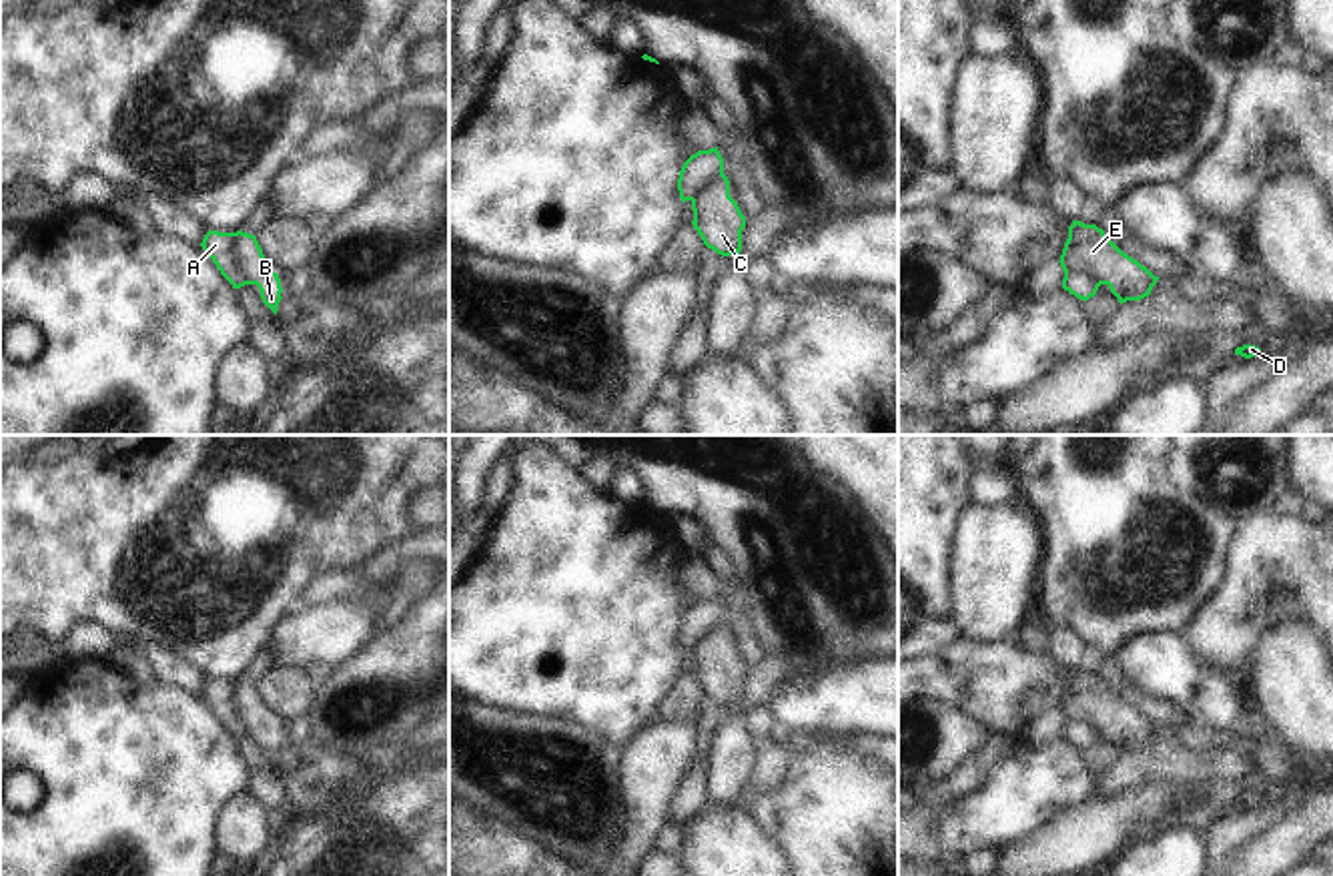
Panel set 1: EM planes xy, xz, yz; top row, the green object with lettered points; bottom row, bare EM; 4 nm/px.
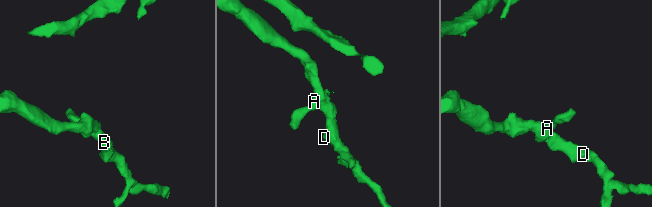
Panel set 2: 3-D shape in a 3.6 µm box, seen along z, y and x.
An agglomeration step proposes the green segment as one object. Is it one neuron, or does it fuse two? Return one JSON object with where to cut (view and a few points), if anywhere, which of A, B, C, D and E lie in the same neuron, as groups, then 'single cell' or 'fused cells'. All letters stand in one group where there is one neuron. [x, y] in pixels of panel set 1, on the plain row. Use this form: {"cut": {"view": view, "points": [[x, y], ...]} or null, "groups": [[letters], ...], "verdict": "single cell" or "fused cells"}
{"cut": {"view": "xy", "points": [[233, 682], [233, 706], [253, 732]]}, "groups": [["A"], ["B", "C", "D", "E"]], "verdict": "fused cells"}

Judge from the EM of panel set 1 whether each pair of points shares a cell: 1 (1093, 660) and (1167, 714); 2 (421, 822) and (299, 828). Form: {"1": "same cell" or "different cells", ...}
{"1": "same cell", "2": "different cells"}

